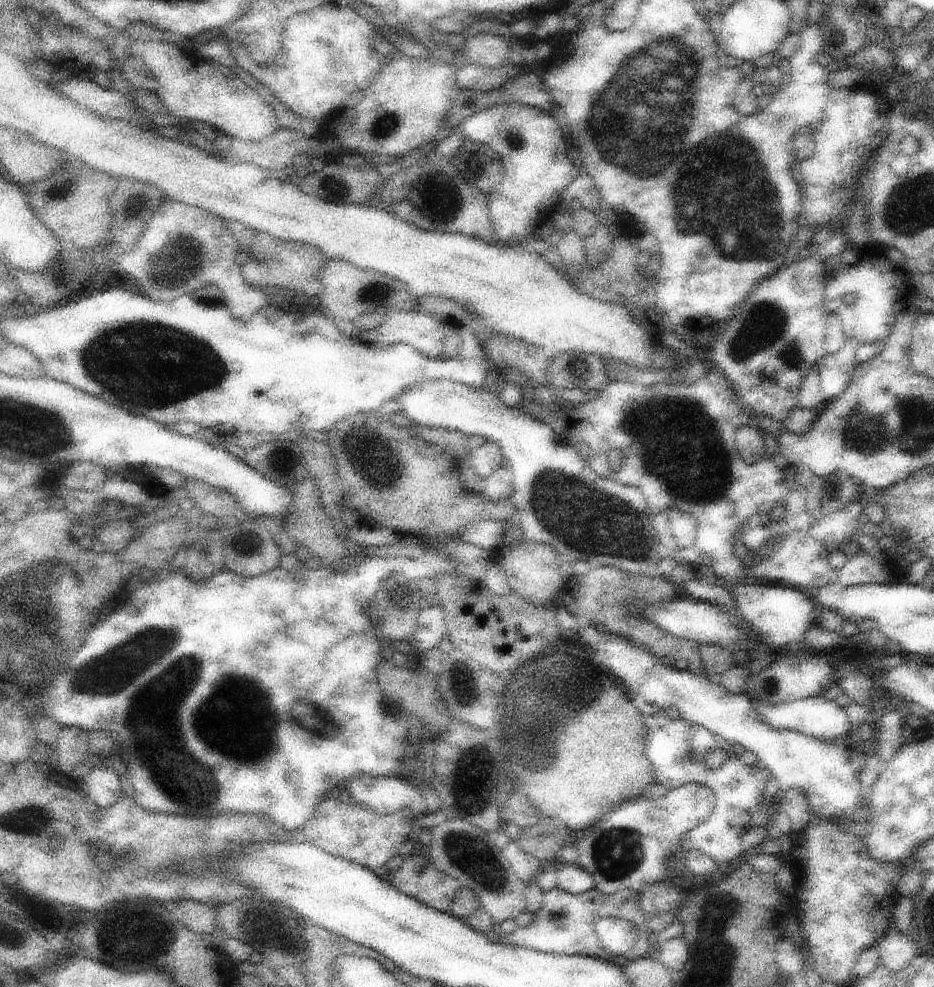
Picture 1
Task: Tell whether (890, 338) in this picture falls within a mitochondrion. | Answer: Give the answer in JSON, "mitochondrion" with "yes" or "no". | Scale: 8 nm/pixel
{"mitochondrion":"no"}

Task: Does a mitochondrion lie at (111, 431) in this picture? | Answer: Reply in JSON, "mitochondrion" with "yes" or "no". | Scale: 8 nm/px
{"mitochondrion":"no"}

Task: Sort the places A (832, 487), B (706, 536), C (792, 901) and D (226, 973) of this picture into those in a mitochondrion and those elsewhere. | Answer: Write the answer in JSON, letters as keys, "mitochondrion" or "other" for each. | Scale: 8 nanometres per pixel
{"A":"other","B":"other","C":"other","D":"other"}

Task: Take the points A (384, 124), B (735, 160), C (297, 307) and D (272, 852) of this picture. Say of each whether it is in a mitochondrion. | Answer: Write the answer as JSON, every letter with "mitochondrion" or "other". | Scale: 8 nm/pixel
{"A":"mitochondrion","B":"mitochondrion","C":"other","D":"other"}

